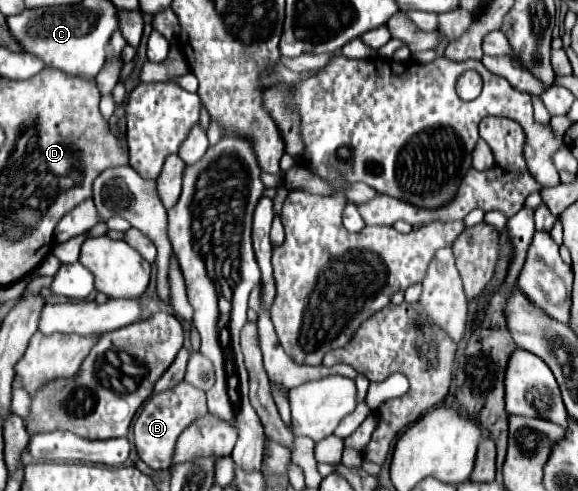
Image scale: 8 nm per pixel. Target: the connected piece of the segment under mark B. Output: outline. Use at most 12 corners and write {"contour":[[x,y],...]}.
{"contour":[[186,380],[150,396],[134,422],[142,462],[168,470],[206,394]]}

